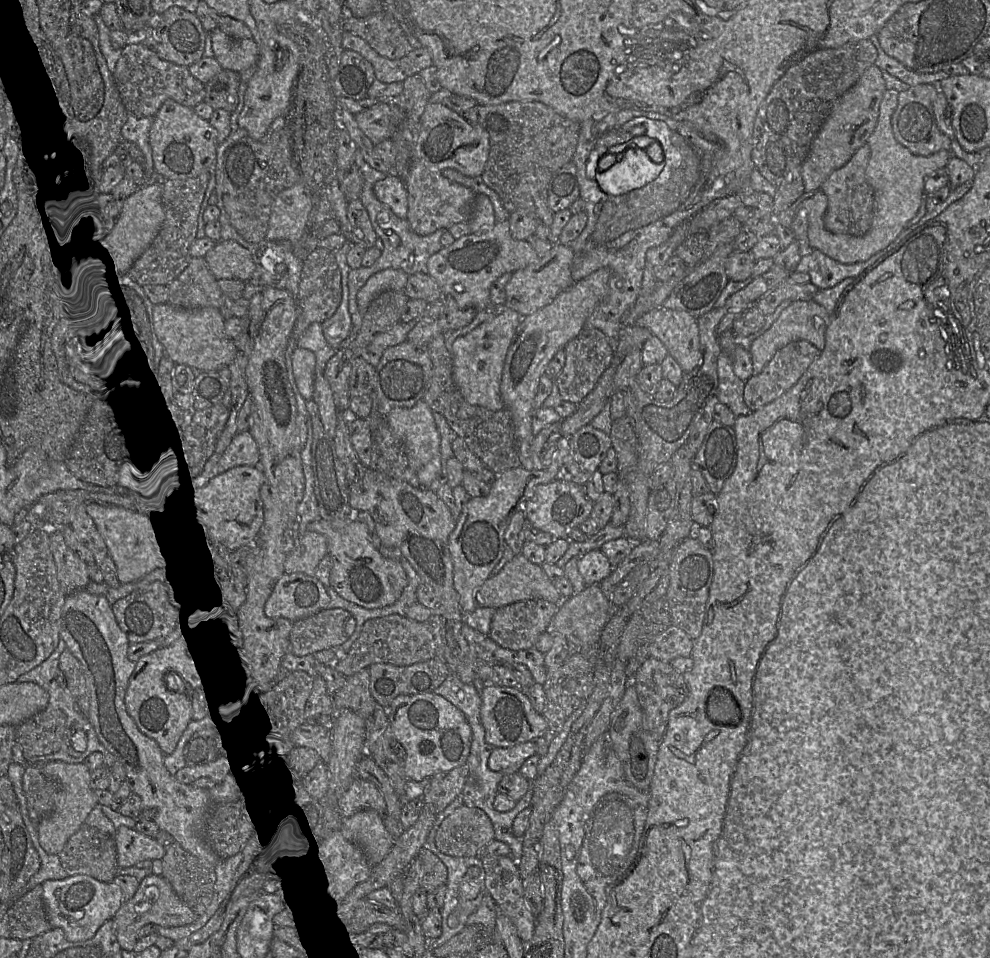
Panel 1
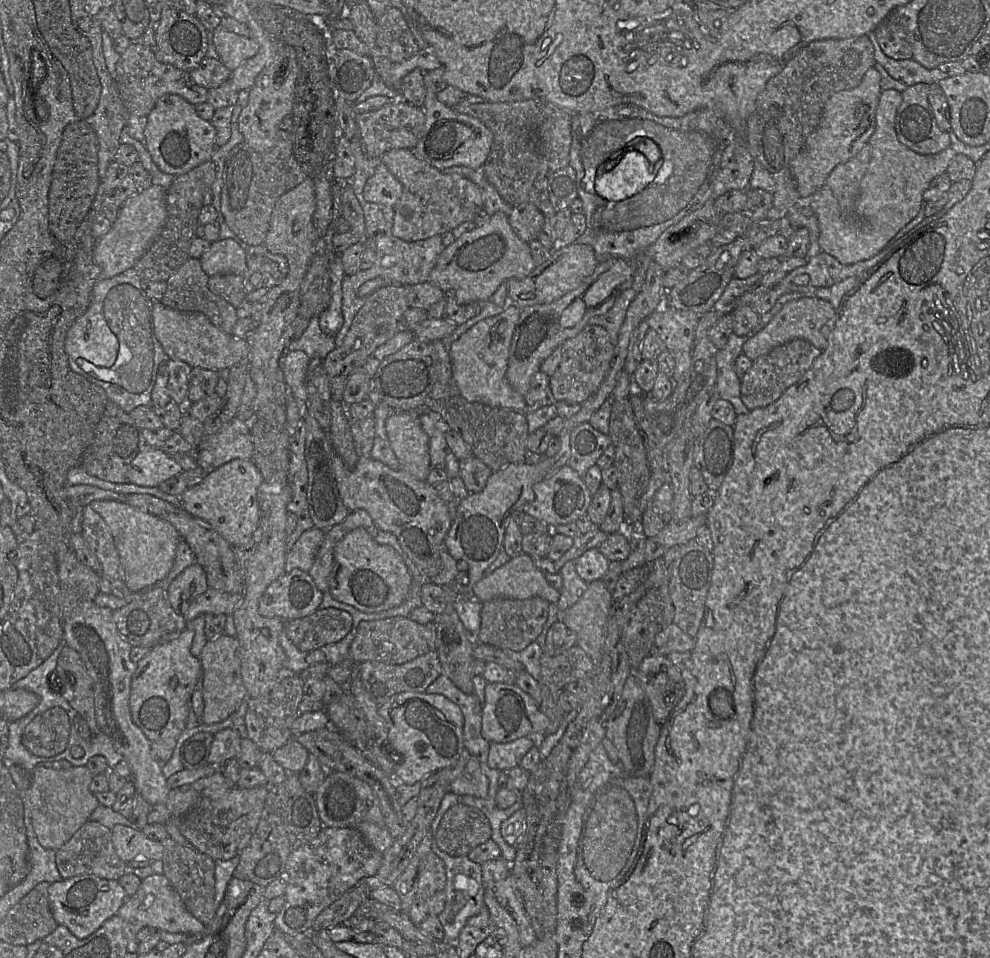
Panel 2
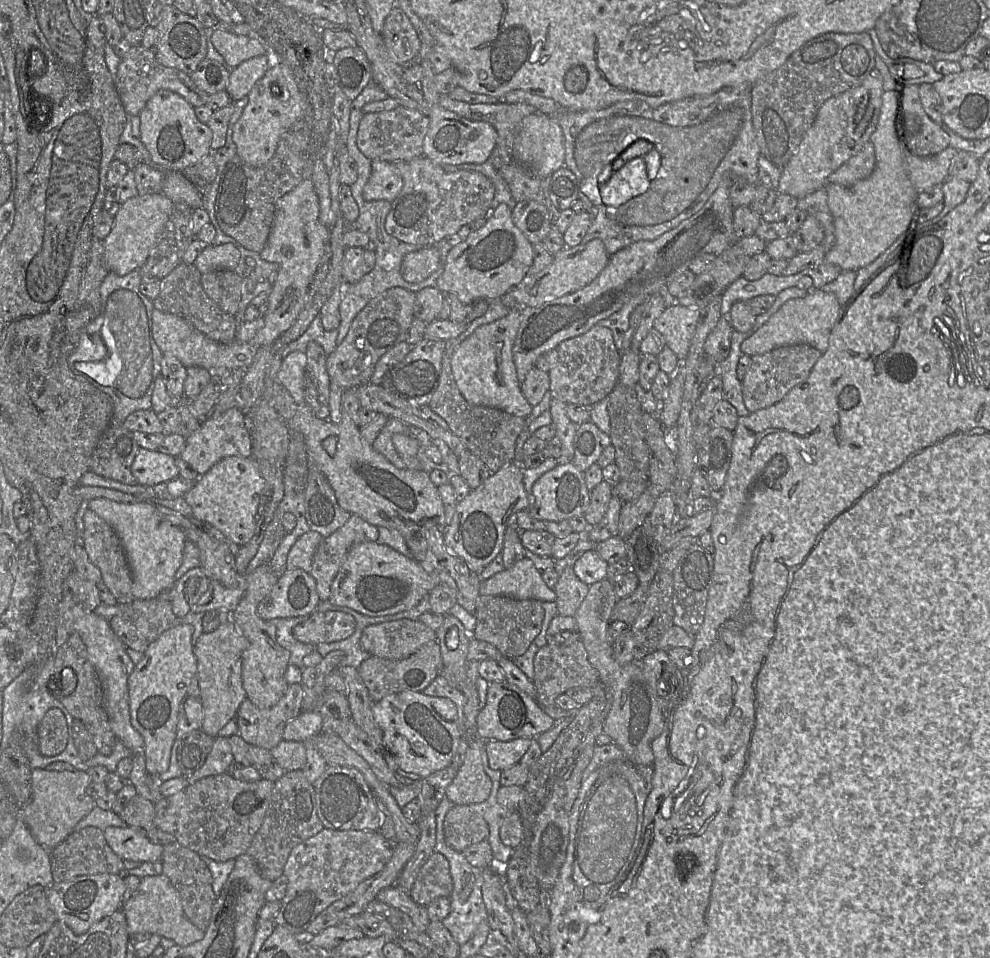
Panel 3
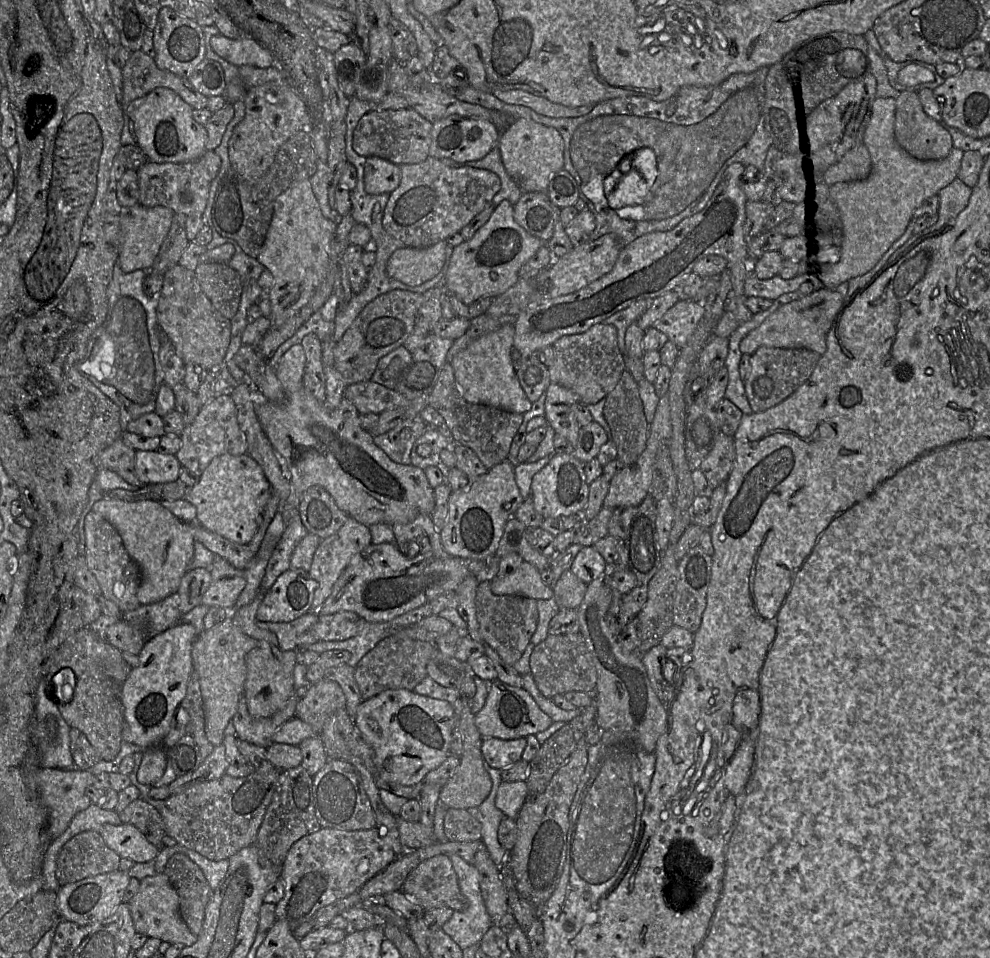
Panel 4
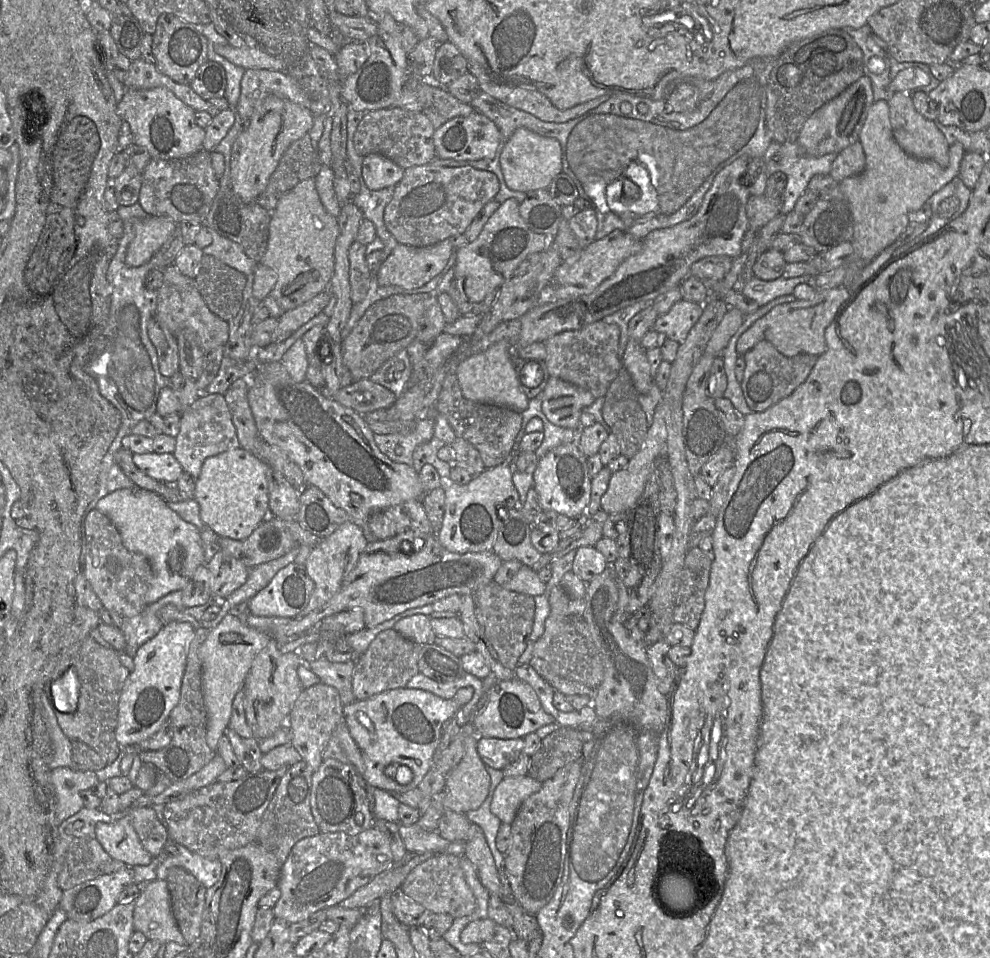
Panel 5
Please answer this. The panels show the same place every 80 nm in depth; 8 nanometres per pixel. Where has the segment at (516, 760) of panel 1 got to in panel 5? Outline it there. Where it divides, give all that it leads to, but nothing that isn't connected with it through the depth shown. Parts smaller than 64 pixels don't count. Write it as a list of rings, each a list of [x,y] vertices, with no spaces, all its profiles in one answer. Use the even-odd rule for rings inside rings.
[[[478,737],[477,752],[485,764],[494,769],[503,770],[511,764],[524,747],[523,738],[498,739]]]

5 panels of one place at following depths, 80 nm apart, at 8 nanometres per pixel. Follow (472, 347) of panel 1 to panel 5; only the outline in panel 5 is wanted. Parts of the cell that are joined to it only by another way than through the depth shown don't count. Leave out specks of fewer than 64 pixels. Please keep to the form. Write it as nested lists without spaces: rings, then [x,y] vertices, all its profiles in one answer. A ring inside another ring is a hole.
[[[500,340],[485,351],[462,361],[455,374],[463,396],[476,403],[506,407],[519,413],[527,409],[530,399],[520,388],[512,362],[513,355],[512,344],[508,340]]]

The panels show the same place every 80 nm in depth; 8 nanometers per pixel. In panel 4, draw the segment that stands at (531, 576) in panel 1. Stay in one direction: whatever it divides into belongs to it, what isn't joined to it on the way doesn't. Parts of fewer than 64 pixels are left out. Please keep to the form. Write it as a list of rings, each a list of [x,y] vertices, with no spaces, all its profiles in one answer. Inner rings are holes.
[[[523,561],[513,572],[494,578],[490,585],[491,591],[495,595],[513,595],[535,600],[553,598],[553,588],[543,583],[540,572],[530,563]]]

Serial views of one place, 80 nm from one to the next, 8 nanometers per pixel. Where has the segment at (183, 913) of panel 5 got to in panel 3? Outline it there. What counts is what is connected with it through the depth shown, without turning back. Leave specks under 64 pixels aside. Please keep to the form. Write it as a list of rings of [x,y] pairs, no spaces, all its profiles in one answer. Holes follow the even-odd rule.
[[[178,841],[163,846],[162,874],[166,876],[179,893],[185,916],[197,928],[205,931],[209,925],[212,906],[216,895],[212,887],[212,874],[202,857]]]

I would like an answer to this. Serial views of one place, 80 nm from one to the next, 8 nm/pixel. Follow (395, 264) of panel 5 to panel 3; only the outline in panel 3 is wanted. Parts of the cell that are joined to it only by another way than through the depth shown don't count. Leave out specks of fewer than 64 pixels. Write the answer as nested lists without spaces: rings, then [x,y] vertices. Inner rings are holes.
[[[422,247],[403,258],[401,276],[409,283],[420,283],[437,270],[439,263],[440,255],[436,247]]]

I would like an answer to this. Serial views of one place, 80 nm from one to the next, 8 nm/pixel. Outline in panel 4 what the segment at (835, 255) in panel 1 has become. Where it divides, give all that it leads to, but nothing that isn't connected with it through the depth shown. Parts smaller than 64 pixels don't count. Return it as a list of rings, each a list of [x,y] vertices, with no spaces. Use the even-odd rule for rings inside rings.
[[[875,97],[873,103],[872,103],[872,111],[869,123],[864,131],[862,143],[866,146],[870,158],[871,158],[871,171],[868,177],[864,180],[857,180],[857,181],[847,181],[847,182],[839,182],[835,183],[830,186],[830,199],[833,203],[833,209],[835,210],[835,217],[839,222],[841,234],[840,234],[840,240],[839,240],[839,255],[838,258],[831,263],[829,266],[823,268],[819,272],[816,273],[808,273],[808,274],[816,274],[819,276],[826,286],[837,286],[843,282],[848,282],[851,278],[856,277],[858,275],[861,275],[863,273],[868,272],[871,270],[875,264],[879,261],[881,256],[889,249],[889,247],[899,238],[903,235],[905,232],[909,222],[912,220],[914,211],[921,206],[922,202],[934,195],[937,195],[937,193],[949,185],[955,178],[957,178],[958,170],[960,168],[961,159],[963,156],[963,151],[958,148],[952,148],[950,153],[943,159],[939,160],[917,160],[910,156],[906,151],[904,151],[897,141],[895,140],[894,136],[894,123],[895,123],[895,105],[896,101],[892,97]]]

